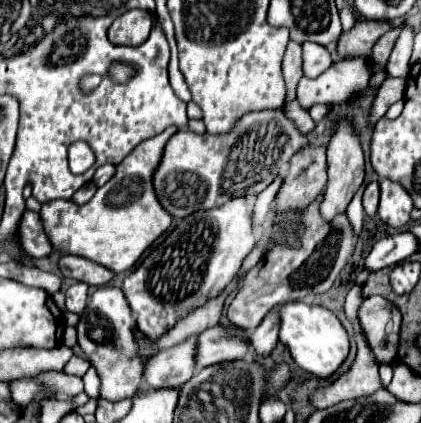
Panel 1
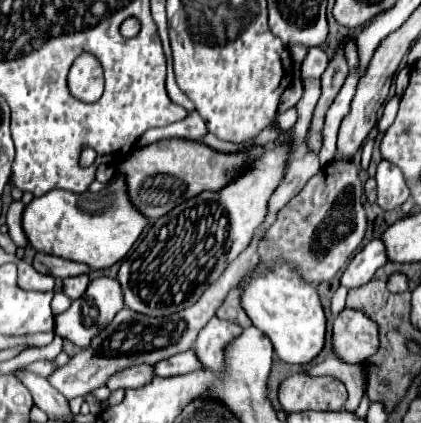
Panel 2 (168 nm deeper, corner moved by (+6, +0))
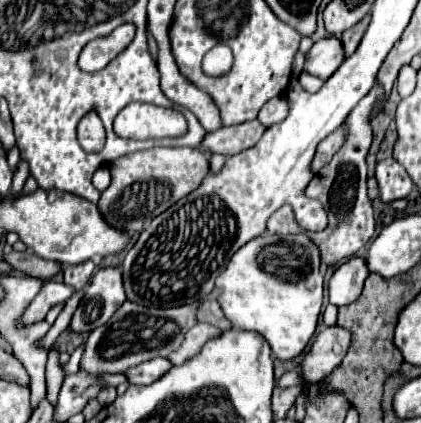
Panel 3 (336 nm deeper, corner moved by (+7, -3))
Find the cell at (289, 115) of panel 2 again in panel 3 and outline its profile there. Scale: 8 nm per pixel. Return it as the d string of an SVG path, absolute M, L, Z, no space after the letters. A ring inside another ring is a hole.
M251 120L251 122L243 122L237 126L225 126L219 128L217 132L209 132L203 140L203 148L209 148L217 154L223 156L233 156L239 154L241 150L247 150L251 146L255 146L259 142L259 138L263 136L265 128L259 120Z

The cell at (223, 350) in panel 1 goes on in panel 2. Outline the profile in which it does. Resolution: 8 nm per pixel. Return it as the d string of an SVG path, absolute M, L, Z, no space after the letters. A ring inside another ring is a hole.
M194 349L190 351L184 351L180 355L174 355L162 363L156 363L156 375L160 377L168 377L168 375L182 375L182 373L190 373L190 371L198 371L198 369L204 369L202 363L198 361Z

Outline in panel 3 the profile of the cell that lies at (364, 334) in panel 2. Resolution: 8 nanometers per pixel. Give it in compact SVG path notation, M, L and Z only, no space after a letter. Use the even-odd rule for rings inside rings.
M339 326L323 328L311 350L299 364L299 374L303 382L321 382L327 374L331 374L347 354L351 344L351 332Z

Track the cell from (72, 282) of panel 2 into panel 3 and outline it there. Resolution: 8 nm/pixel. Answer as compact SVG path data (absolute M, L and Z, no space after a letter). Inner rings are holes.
M89 260L89 262L81 262L77 266L63 266L63 276L65 276L65 284L73 286L75 290L79 288L85 288L87 282L91 280L95 272L95 262Z

